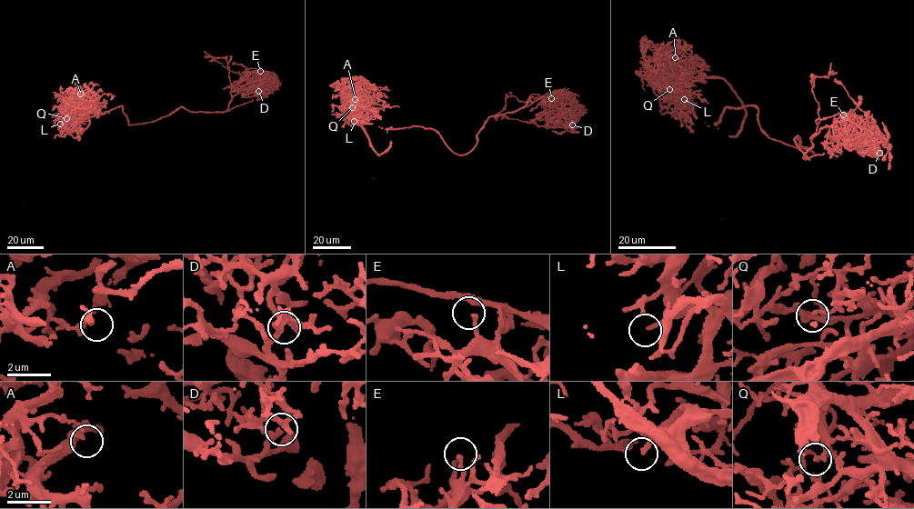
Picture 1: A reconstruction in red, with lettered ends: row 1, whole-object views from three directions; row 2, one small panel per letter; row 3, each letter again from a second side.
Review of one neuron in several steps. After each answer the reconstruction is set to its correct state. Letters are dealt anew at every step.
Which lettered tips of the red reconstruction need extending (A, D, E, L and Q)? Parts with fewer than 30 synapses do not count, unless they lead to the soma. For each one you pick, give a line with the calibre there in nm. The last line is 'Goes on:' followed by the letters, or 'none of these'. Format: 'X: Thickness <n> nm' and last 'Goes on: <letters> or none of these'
A: Thickness 140 nm
L: Thickness 180 nm
Goes on: A, L

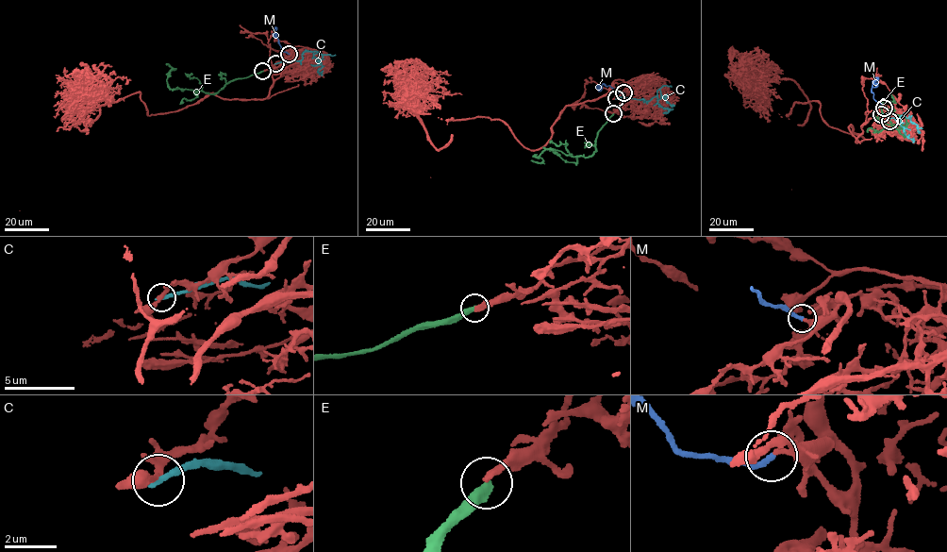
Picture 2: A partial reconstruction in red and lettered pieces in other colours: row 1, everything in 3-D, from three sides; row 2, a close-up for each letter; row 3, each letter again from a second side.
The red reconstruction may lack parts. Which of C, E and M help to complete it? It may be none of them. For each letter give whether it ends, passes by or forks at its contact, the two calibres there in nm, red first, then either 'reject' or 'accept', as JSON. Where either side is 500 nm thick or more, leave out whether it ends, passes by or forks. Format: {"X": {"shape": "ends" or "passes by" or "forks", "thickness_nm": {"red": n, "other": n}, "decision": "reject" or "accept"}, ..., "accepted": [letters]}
{"C": {"shape": "ends", "thickness_nm": {"red": 240, "other": 240}, "decision": "reject"}, "E": {"shape": "ends", "thickness_nm": {"red": 280, "other": 400}, "decision": "reject"}, "M": {"shape": "ends", "thickness_nm": {"red": 260, "other": 280}, "decision": "accept"}, "accepted": ["M"]}

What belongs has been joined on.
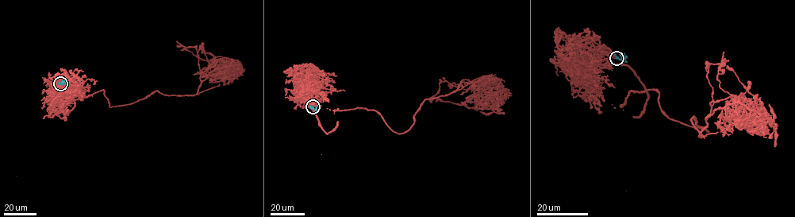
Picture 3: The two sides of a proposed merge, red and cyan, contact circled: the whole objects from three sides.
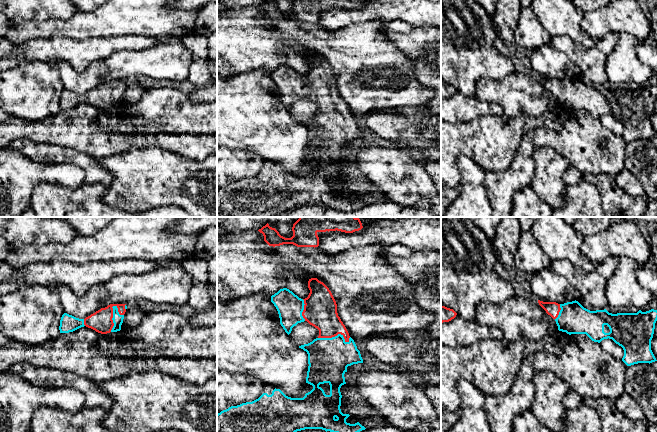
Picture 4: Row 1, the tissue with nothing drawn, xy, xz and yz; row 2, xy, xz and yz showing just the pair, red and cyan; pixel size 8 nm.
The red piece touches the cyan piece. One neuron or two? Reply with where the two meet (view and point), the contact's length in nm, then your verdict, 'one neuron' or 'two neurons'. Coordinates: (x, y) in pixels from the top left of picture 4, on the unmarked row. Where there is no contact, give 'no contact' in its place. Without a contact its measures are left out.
meets red in xy at (112, 93); contact 220 nm long; one neuron

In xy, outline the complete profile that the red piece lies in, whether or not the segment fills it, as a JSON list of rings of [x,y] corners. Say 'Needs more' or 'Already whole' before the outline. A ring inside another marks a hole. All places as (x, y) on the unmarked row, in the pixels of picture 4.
Needs more. [[[110,80],[85,95],[64,89],[60,96],[60,109],[73,108],[84,102],[101,110],[120,107],[126,85],[126,80]]]

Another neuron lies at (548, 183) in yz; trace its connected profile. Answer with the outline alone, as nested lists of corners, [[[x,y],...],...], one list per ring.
[[[549,147],[535,148],[534,176],[531,182],[538,195],[552,209],[562,208],[566,204],[564,174],[570,167],[568,160]]]

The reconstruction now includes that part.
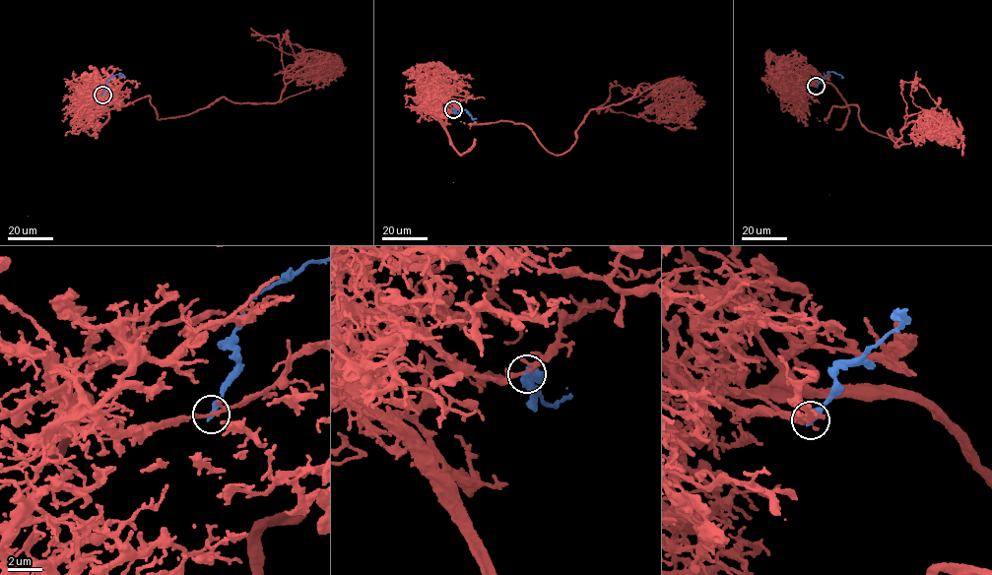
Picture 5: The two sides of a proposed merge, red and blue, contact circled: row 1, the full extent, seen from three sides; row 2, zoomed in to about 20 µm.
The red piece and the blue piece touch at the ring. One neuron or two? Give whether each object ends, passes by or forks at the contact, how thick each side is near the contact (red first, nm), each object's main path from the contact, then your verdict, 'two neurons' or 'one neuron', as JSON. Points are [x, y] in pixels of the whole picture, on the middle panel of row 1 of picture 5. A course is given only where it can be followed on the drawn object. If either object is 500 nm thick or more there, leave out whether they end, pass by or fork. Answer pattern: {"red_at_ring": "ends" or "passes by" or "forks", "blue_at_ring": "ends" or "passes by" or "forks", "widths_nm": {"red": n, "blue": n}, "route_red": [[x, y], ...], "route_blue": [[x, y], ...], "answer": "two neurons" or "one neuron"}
{"red_at_ring": "forks", "blue_at_ring": "ends", "widths_nm": {"red": 170, "blue": 320}, "route_red": [[453, 108], [429, 103], [459, 154], [510, 121], [556, 155], [639, 87], [692, 106], [644, 107]], "route_blue": [[453, 109], [456, 113], [465, 110], [476, 119]], "answer": "two neurons"}

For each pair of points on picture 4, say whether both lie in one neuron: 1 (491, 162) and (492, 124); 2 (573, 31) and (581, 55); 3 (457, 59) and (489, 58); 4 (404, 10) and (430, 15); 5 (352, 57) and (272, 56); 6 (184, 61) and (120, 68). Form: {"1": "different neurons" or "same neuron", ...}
{"1": "same neuron", "2": "different neurons", "3": "same neuron", "4": "same neuron", "5": "same neuron", "6": "same neuron"}

